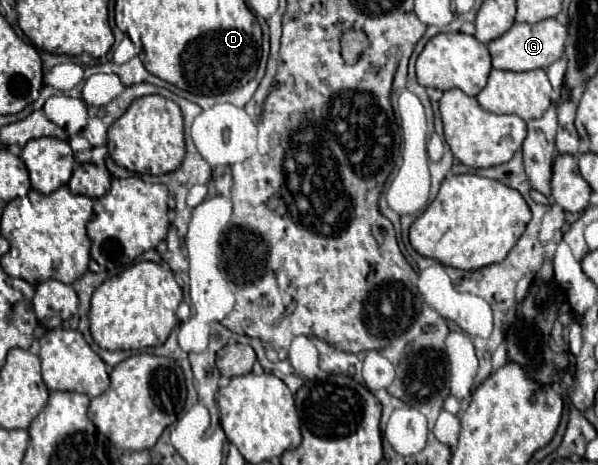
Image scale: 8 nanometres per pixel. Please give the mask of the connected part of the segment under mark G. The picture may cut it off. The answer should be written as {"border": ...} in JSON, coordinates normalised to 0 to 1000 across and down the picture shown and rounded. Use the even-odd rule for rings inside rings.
{"border":[[[916,39],[896,52],[870,52],[863,47],[846,73],[833,77],[816,95],[823,142],[836,151],[860,151],[860,155],[880,155],[896,146],[916,146],[923,133],[930,133],[943,112],[950,65],[943,52],[936,52],[930,39]]]}

